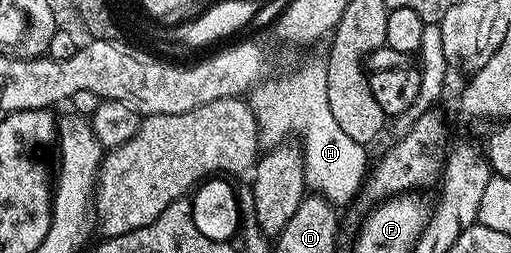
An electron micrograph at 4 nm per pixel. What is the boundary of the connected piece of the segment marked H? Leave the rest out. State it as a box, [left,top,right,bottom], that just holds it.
[250,59,370,206]

